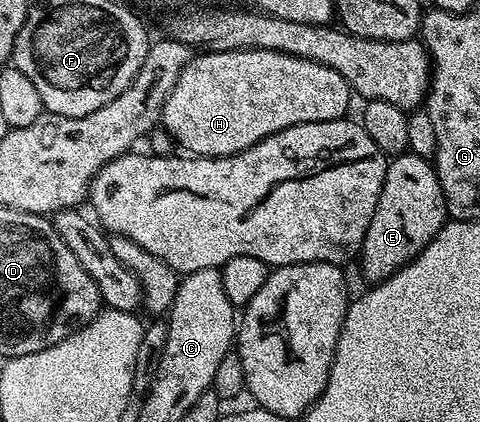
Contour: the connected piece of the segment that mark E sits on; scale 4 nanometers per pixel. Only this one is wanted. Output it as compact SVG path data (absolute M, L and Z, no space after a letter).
M420 154L394 155L388 161L385 184L377 200L377 212L369 220L369 232L365 232L361 263L368 283L374 284L400 270L406 262L420 254L437 236L437 232L449 221L445 196L435 175L435 167Z

